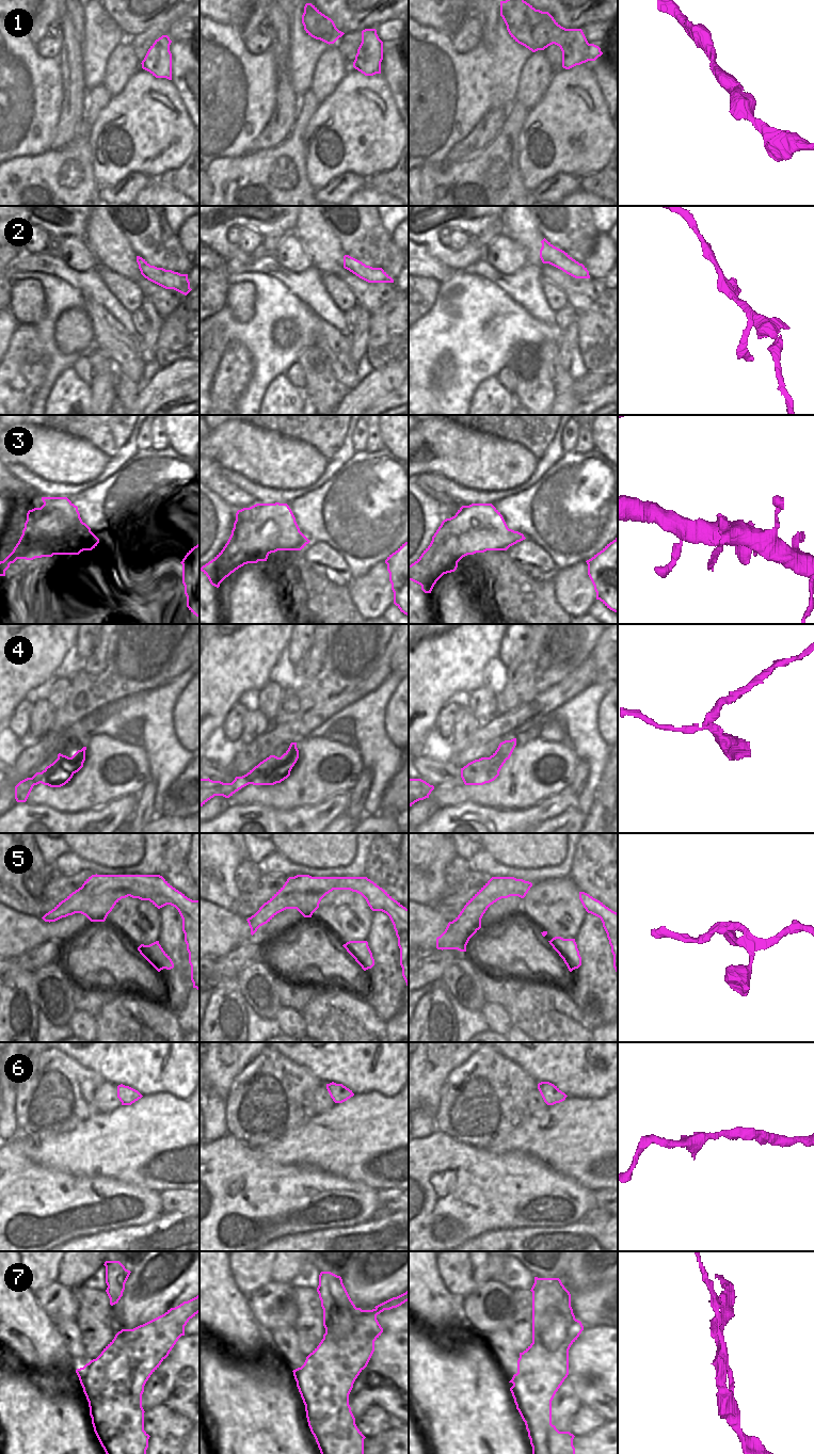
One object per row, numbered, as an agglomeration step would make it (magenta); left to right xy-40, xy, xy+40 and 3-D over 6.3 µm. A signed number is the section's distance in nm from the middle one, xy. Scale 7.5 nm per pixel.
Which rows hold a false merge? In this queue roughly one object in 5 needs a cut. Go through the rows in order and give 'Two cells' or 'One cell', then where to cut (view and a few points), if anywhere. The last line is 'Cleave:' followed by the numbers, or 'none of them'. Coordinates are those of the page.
1: One cell. No split
2: One cell. No split
3: Two cells. Split along xy+40 (508, 529), (508, 532), (517, 541)
4: One cell. No split
5: One cell. No split
6: One cell. No split
7: Two cells. Split along xy+40 (575, 1319), (558, 1320), (547, 1330), (541, 1342), (532, 1342)
Cleave: 3, 7

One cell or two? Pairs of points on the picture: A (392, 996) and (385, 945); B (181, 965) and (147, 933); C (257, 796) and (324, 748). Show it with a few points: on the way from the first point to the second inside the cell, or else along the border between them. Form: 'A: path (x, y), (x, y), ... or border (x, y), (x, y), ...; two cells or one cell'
A: path (386, 984), (386, 958); one cell
B: border (158, 914), (160, 919), (159, 940); two cells
C: path (275, 796), (281, 796), (310, 766); one cell

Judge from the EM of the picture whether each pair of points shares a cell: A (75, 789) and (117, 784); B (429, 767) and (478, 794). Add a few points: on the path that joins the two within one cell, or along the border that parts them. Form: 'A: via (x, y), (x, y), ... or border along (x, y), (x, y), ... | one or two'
A: via (85, 789), (95, 784), (107, 784) | one
B: border along (435, 784), (464, 784) | two

